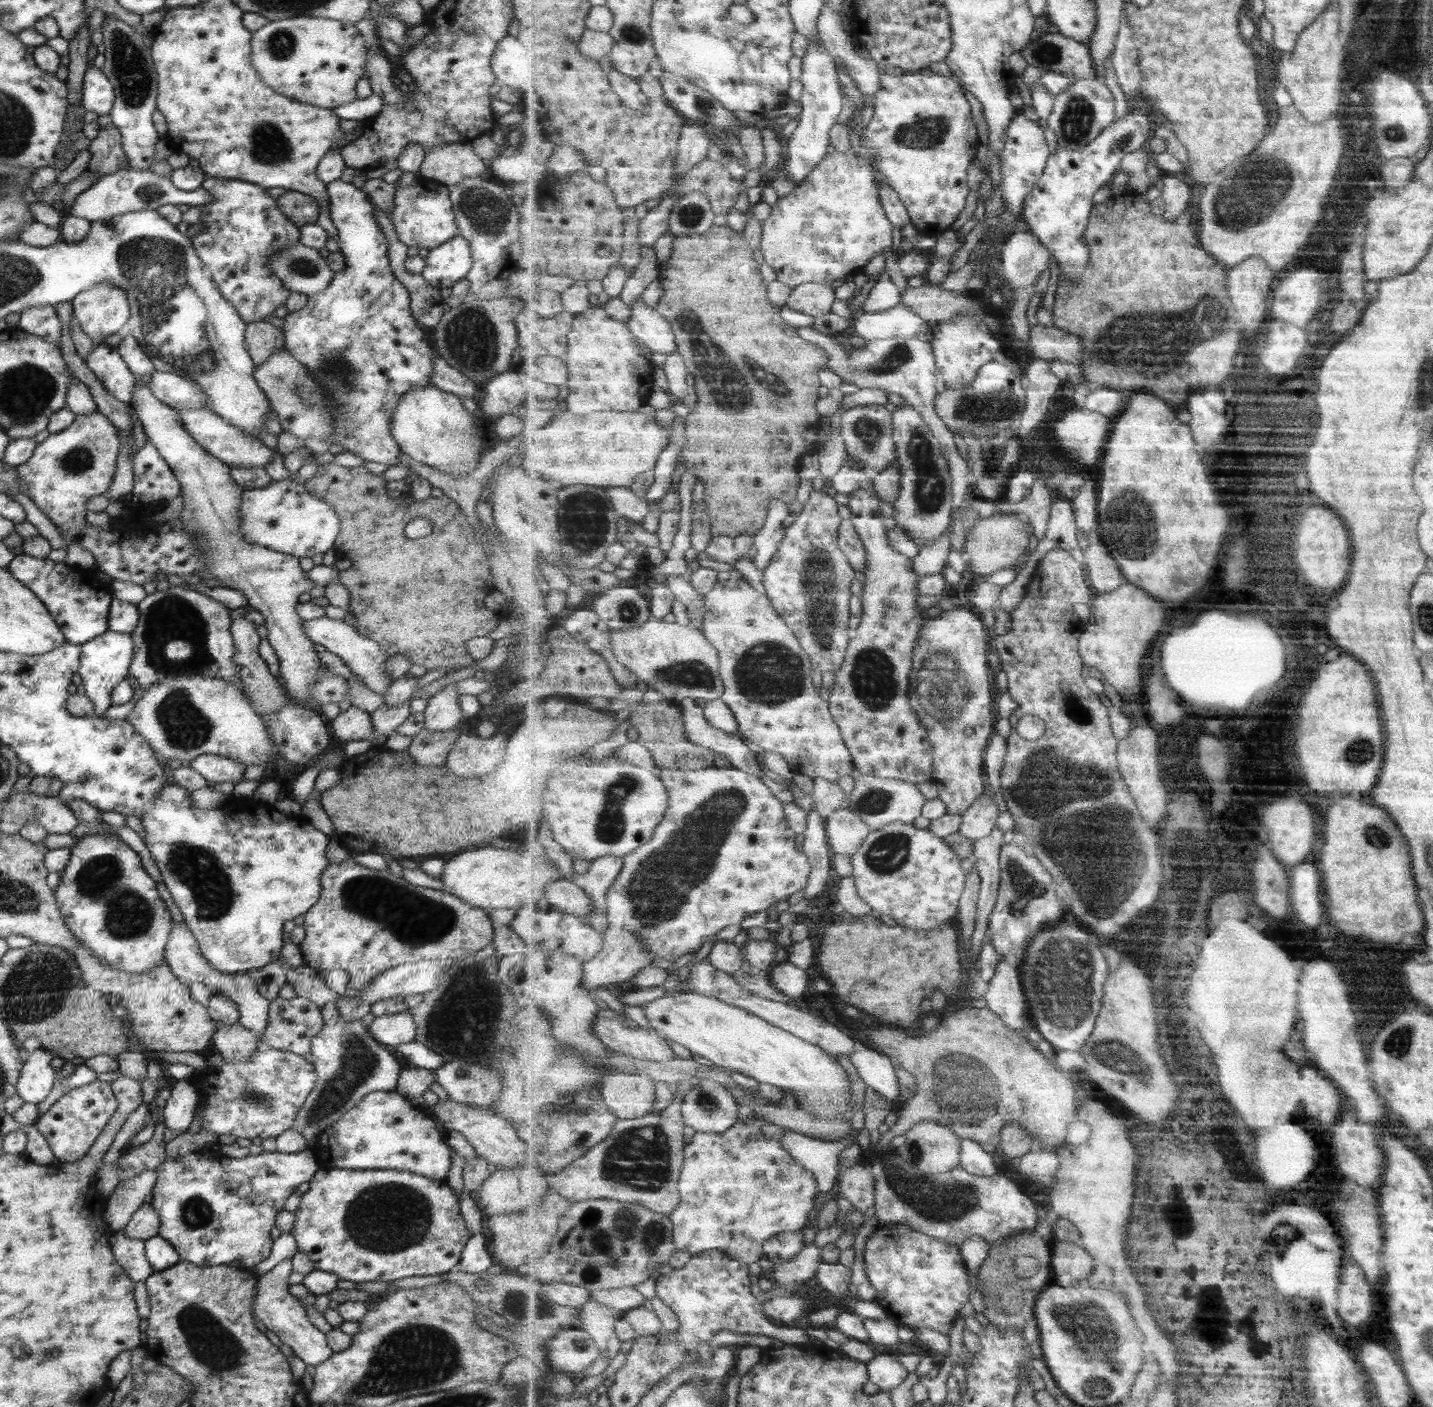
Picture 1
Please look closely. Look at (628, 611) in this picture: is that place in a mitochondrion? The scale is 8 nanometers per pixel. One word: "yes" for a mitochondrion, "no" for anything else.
yes

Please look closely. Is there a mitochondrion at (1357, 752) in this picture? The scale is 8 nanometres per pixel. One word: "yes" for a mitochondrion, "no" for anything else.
yes

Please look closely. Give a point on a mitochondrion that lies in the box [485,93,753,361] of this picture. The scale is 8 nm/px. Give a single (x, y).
(691, 215)

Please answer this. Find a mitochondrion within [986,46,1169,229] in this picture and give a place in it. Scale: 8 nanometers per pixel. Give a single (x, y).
(1077, 116)

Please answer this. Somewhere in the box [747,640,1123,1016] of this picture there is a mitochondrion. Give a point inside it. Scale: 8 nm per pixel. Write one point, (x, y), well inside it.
(873, 681)

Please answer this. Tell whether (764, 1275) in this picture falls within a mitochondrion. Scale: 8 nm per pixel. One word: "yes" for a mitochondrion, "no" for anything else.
no

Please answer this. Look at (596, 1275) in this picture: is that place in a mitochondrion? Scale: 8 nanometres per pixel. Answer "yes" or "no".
yes

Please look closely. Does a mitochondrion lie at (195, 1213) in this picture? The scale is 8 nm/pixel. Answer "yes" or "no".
yes

